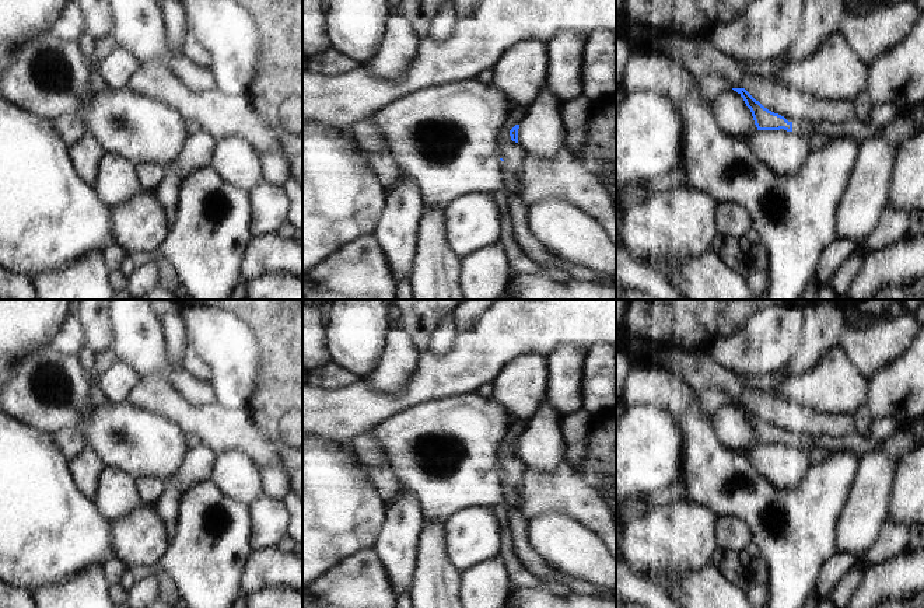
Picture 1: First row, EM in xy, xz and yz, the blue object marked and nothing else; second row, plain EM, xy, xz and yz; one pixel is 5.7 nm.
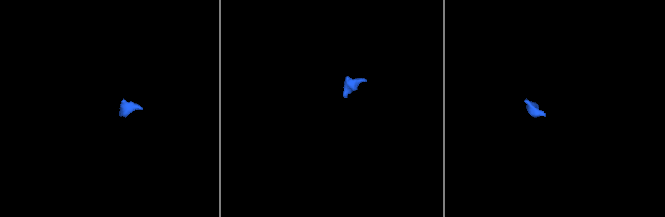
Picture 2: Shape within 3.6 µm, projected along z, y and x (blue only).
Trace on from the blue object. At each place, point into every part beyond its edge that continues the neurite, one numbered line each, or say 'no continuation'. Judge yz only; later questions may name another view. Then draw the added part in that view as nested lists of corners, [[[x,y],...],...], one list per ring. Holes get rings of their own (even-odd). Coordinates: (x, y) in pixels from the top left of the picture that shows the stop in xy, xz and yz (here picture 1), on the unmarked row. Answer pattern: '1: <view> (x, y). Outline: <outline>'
1: yz (854, 443). Outline: [[[853,433],[843,438],[833,438],[829,436],[792,436],[792,447],[801,450],[815,450],[819,448],[825,454],[826,452],[854,452],[861,457],[868,455],[874,451],[881,450],[883,441],[876,441],[874,438],[867,438],[860,436],[858,433]]]

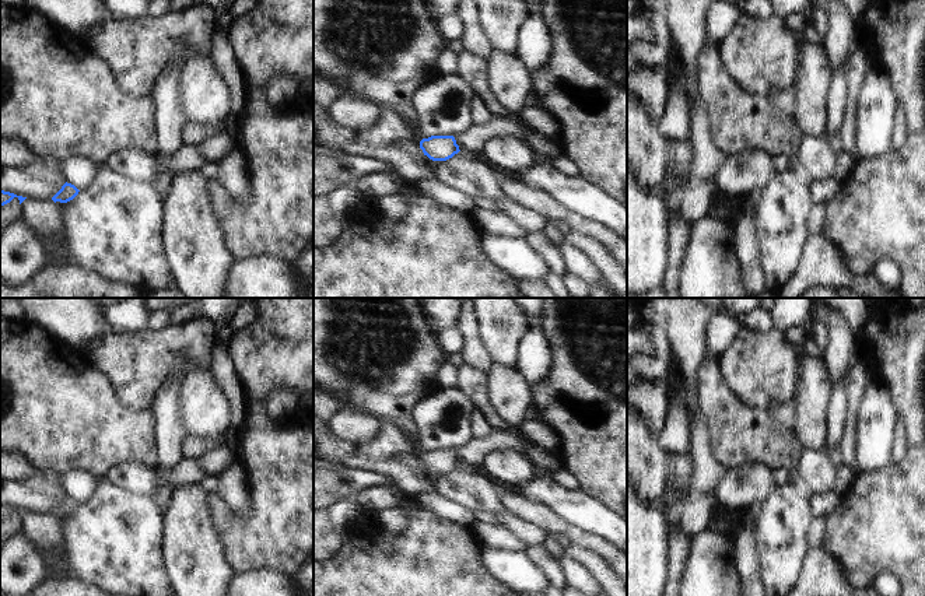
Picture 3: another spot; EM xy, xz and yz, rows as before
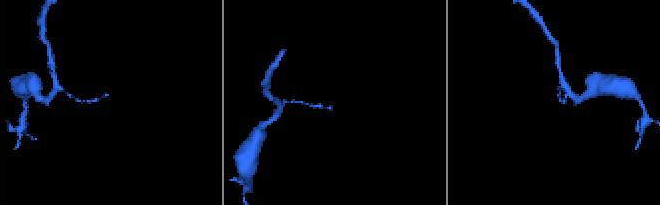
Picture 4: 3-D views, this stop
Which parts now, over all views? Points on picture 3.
1: xz (470, 453). Outline: [[[493,431],[486,438],[472,438],[465,445],[453,448],[459,463],[467,469],[479,469],[479,464],[484,456],[494,449],[514,450],[528,459],[525,444],[518,438],[501,431]]]

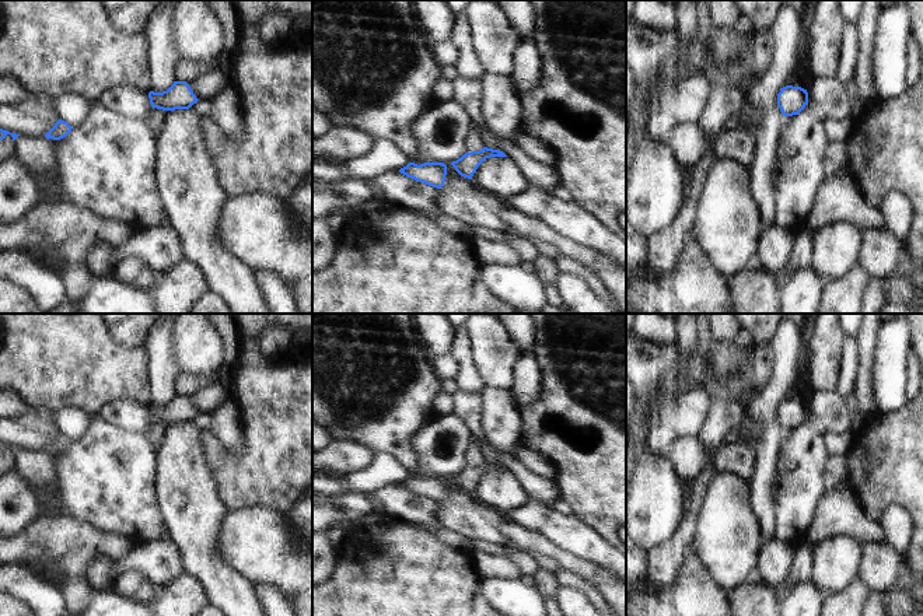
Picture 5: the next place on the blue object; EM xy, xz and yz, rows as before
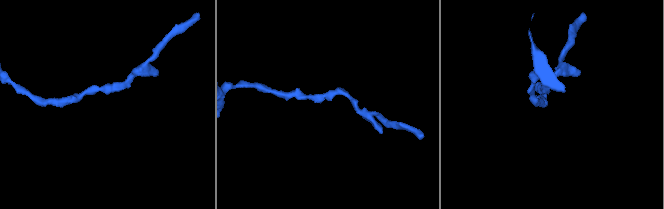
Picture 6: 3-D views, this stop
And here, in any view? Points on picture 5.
no continuation.

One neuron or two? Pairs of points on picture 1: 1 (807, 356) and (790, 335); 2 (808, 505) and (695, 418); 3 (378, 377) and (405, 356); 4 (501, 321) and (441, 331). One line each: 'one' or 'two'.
1: two
2: one
3: one
4: two

